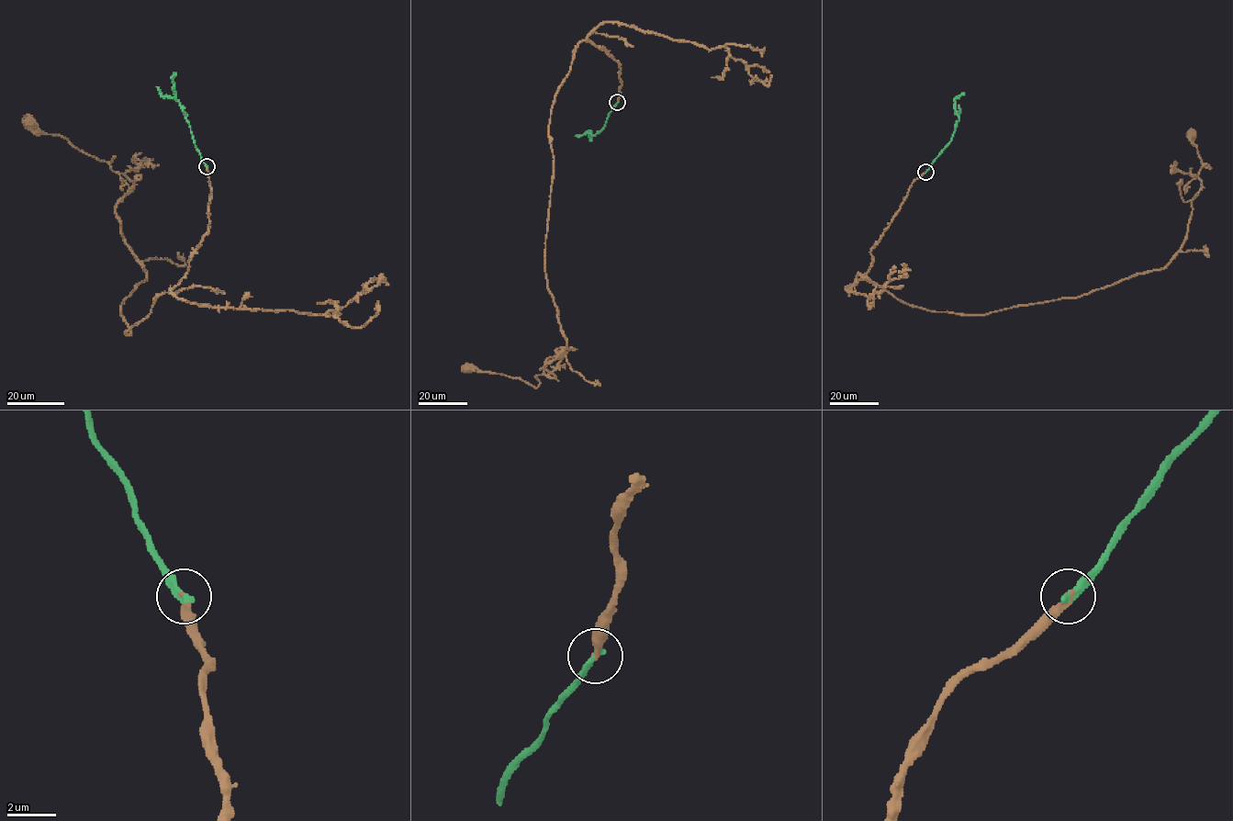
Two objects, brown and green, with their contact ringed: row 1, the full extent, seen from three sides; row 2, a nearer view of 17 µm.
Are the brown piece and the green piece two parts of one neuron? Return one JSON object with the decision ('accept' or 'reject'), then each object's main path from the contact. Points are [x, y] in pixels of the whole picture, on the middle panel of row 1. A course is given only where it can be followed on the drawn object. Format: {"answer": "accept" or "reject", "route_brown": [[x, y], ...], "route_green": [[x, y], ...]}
{"answer": "accept", "route_brown": [[618, 102], [620, 64], [581, 41], [549, 127], [555, 377], [467, 368]], "route_green": [[618, 102], [603, 128], [595, 135], [588, 131], [591, 140]]}

